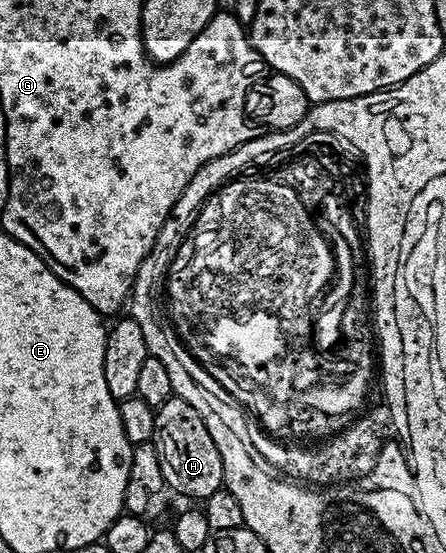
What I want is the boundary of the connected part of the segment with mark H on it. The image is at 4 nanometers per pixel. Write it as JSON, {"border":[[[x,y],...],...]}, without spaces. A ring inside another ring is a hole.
{"border":[[[171,395],[160,408],[155,409],[155,414],[151,443],[158,450],[165,485],[197,502],[203,502],[210,494],[221,491],[224,488],[222,454],[218,454],[218,446],[214,446],[214,441],[210,439],[206,422],[198,418],[198,410],[182,402],[182,398]]]}

